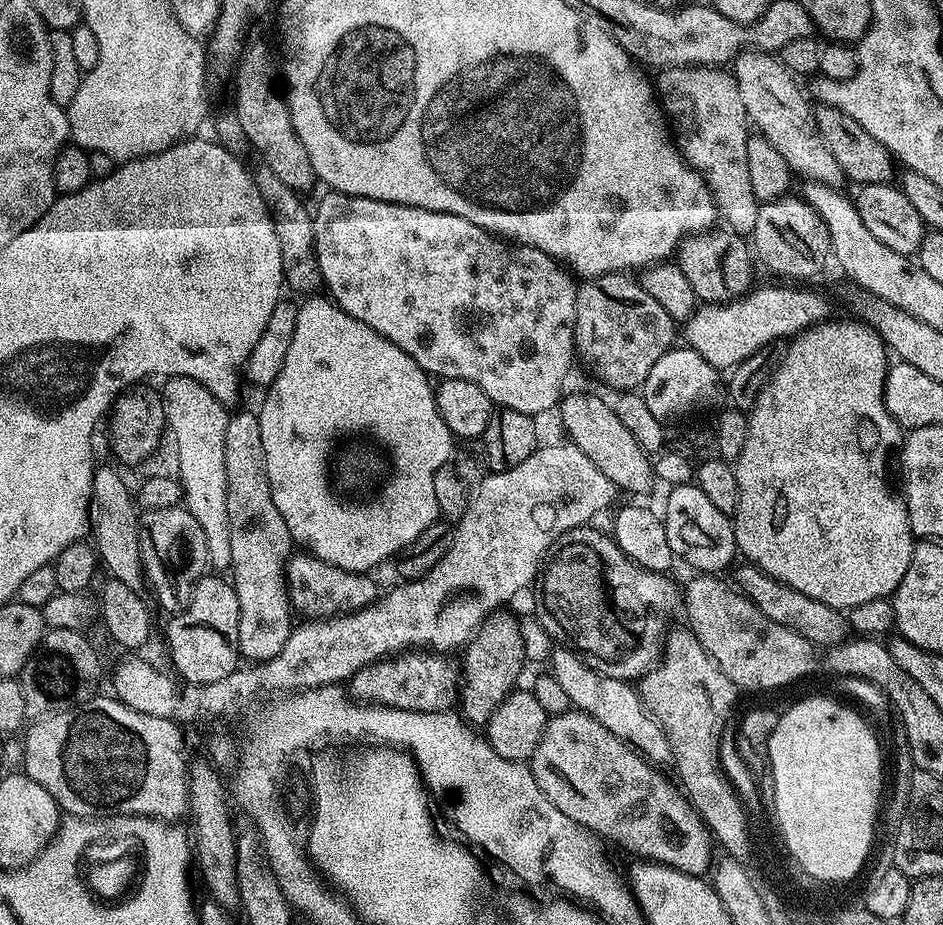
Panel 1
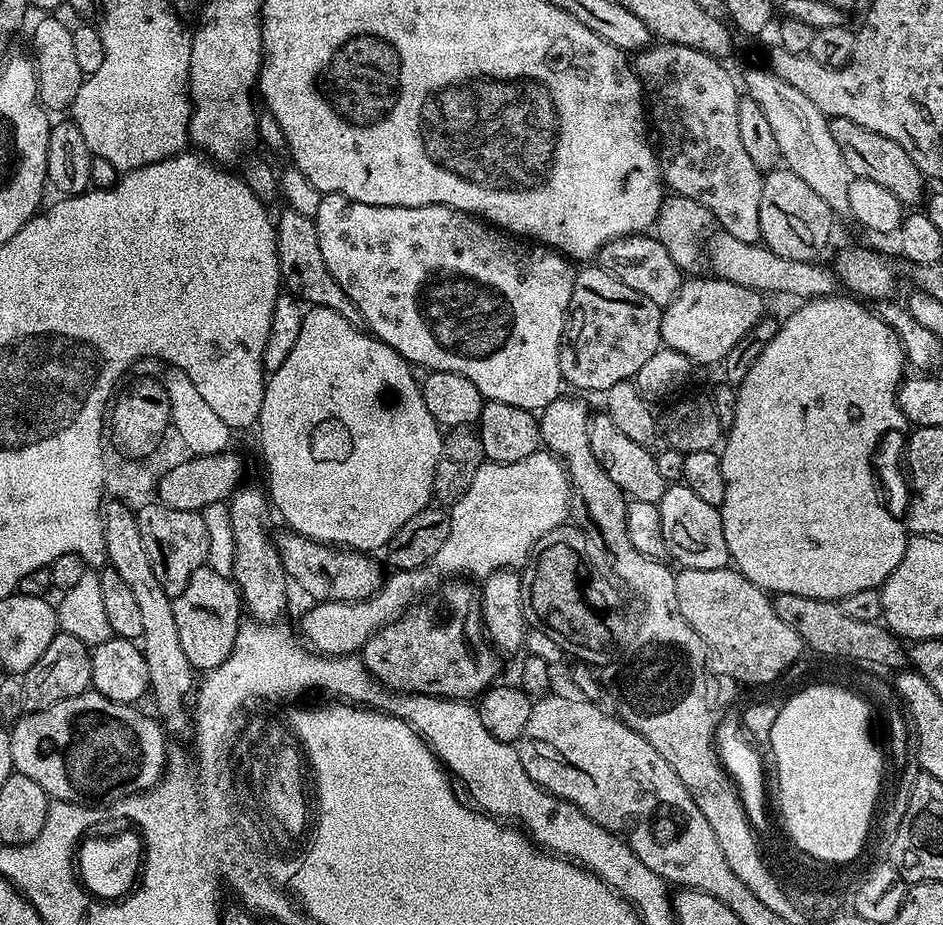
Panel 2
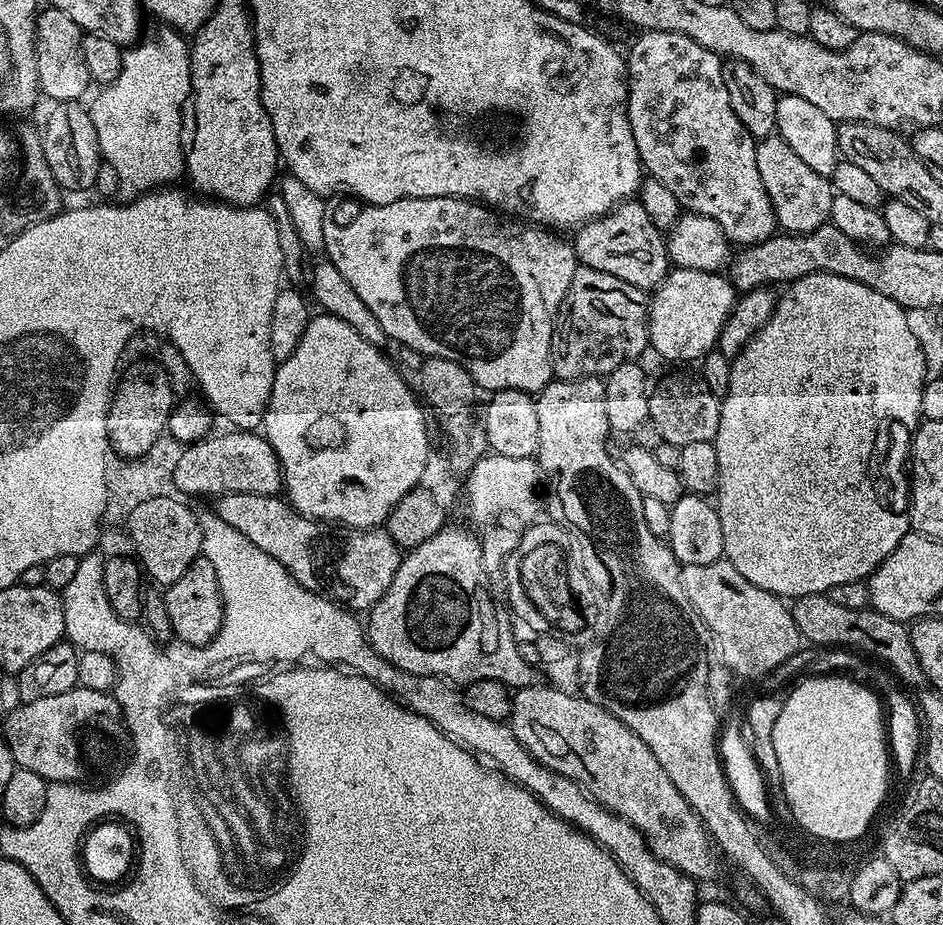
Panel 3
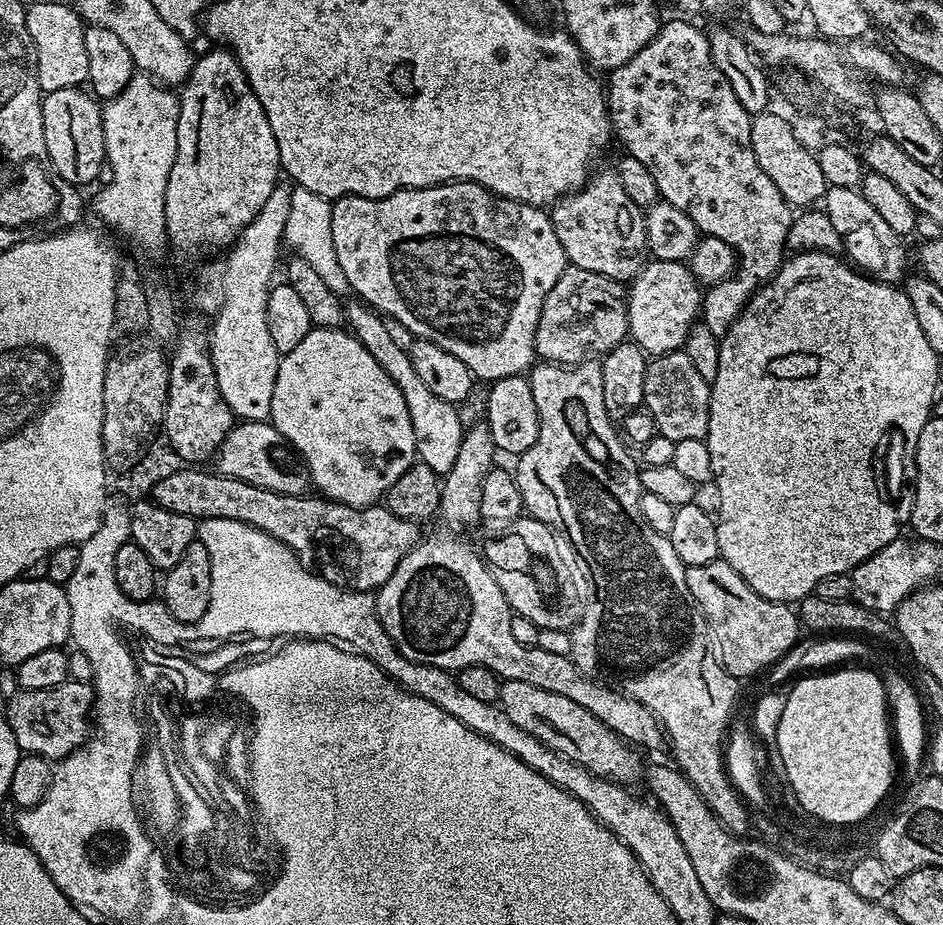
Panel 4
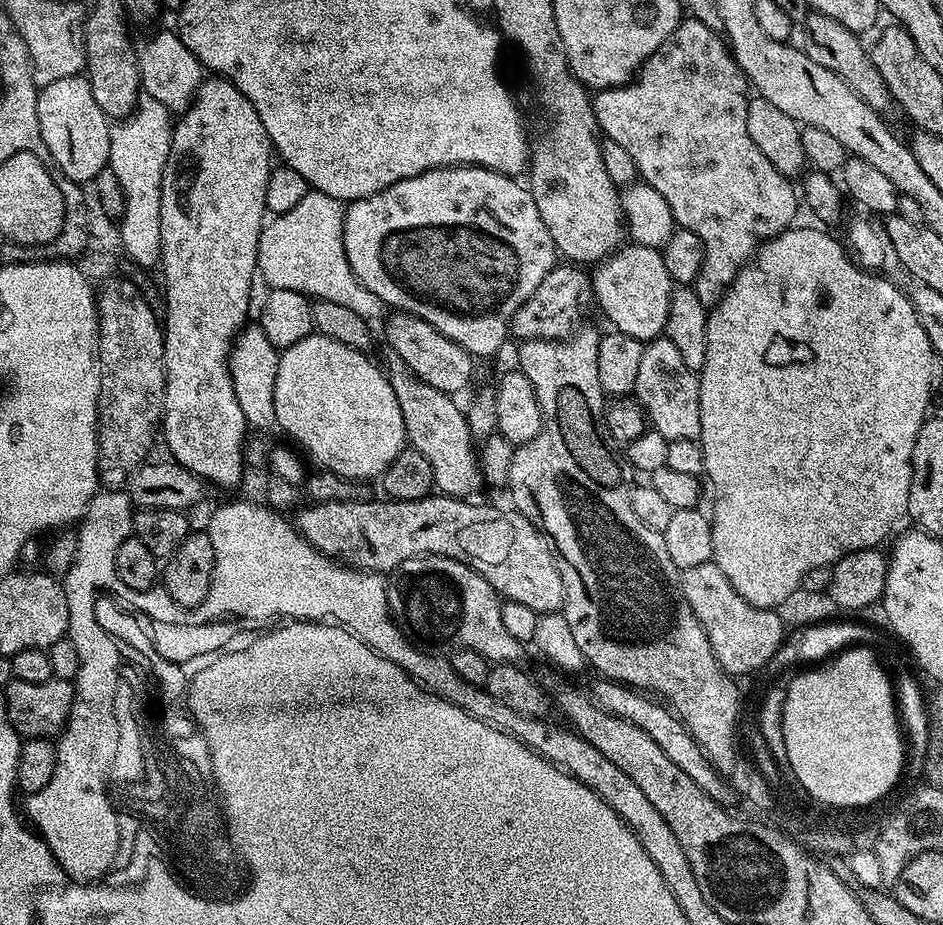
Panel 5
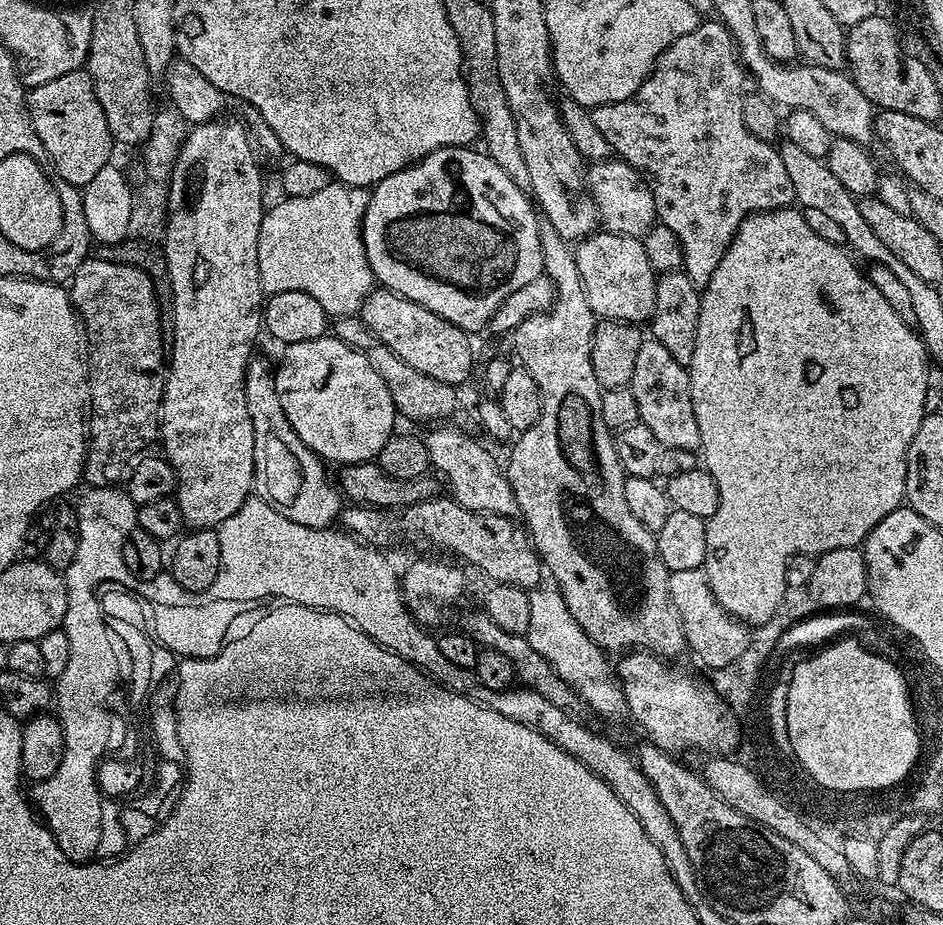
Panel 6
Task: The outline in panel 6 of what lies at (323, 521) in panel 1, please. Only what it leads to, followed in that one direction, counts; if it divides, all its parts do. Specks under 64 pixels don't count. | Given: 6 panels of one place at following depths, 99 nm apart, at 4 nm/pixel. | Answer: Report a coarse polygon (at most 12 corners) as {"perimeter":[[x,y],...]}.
{"perimeter":[[331,334],[283,349],[278,402],[329,465],[366,464],[398,413]]}

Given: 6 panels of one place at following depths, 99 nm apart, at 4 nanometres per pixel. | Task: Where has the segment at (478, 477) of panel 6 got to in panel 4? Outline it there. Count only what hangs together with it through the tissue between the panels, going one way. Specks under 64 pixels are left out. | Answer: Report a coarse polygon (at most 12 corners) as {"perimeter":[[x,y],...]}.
{"perimeter":[[347,301],[347,331],[406,398],[419,463],[443,478],[466,425],[422,382],[386,319]]}

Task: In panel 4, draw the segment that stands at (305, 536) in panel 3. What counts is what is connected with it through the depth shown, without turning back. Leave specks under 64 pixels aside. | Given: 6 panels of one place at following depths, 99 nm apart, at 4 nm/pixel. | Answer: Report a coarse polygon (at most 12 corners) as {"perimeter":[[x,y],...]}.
{"perimeter":[[180,473],[158,506],[246,522],[375,593],[422,539],[387,506]]}

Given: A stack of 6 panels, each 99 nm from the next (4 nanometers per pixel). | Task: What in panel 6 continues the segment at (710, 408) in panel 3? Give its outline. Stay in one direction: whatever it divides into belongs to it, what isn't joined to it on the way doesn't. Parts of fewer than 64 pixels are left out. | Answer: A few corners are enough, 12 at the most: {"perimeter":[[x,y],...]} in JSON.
{"perimeter":[[646,338],[630,389],[661,448],[700,447],[685,365]]}

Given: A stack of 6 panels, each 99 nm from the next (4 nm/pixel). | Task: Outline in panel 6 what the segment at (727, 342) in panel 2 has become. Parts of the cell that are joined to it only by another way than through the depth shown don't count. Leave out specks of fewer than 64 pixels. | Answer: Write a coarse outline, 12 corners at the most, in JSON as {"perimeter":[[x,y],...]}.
{"perimeter":[[597,230],[574,248],[600,320],[654,314],[643,239]]}

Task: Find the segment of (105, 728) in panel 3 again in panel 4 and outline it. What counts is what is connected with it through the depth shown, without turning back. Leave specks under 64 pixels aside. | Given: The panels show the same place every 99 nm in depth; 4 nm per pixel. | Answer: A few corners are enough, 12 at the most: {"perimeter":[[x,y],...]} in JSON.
{"perimeter":[[69,678],[7,701],[21,753],[63,760],[83,746],[94,689]]}

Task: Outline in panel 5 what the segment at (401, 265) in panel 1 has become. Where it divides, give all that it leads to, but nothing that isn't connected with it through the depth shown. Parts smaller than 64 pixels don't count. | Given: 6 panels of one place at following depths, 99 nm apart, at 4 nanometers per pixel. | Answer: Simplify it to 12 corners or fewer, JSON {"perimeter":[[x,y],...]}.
{"perimeter":[[478,164],[351,201],[352,273],[472,357],[558,263]]}

